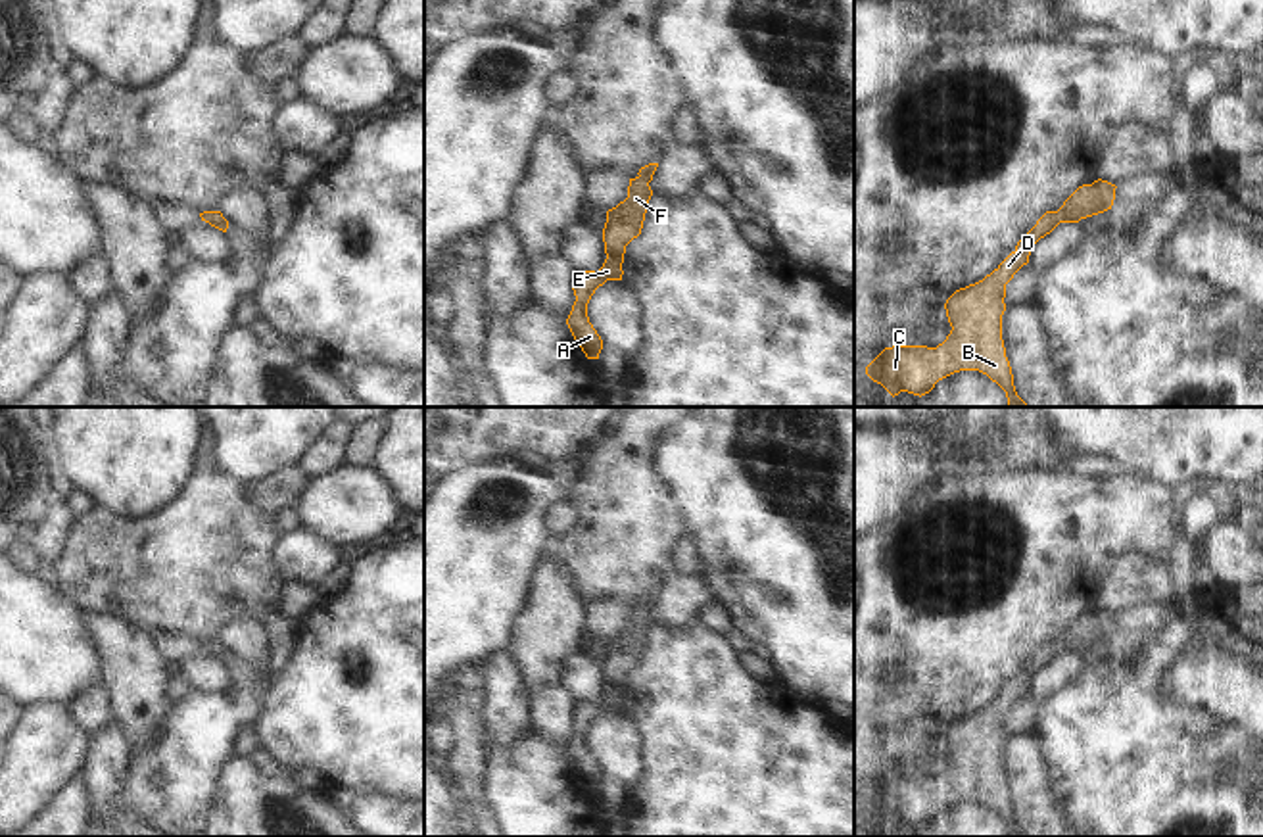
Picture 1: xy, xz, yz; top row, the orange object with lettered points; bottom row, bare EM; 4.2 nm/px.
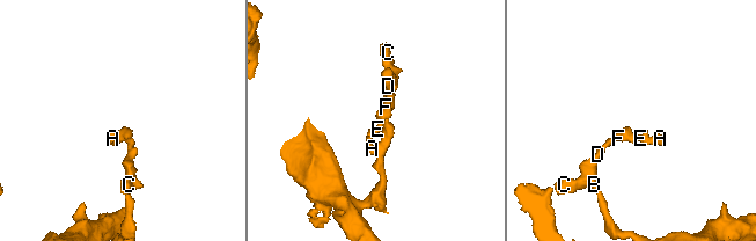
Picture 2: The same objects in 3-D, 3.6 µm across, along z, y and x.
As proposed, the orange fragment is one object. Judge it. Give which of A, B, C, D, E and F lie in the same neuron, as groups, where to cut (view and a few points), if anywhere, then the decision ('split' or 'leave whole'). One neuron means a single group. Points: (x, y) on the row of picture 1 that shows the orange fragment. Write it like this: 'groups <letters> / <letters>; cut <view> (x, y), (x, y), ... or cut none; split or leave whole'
groups A B C D E F; cut none; leave whole

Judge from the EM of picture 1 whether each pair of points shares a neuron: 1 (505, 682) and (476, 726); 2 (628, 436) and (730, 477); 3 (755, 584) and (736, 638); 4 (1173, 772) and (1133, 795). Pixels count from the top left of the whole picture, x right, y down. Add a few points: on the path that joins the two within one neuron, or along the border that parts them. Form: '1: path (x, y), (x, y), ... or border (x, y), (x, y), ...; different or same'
1: border (482, 713), (494, 743); different
2: border (674, 427), (657, 452), (657, 471), (672, 490); different
3: border (734, 624), (761, 649); different
4: path (1164, 782), (1150, 795), (1143, 795); same

